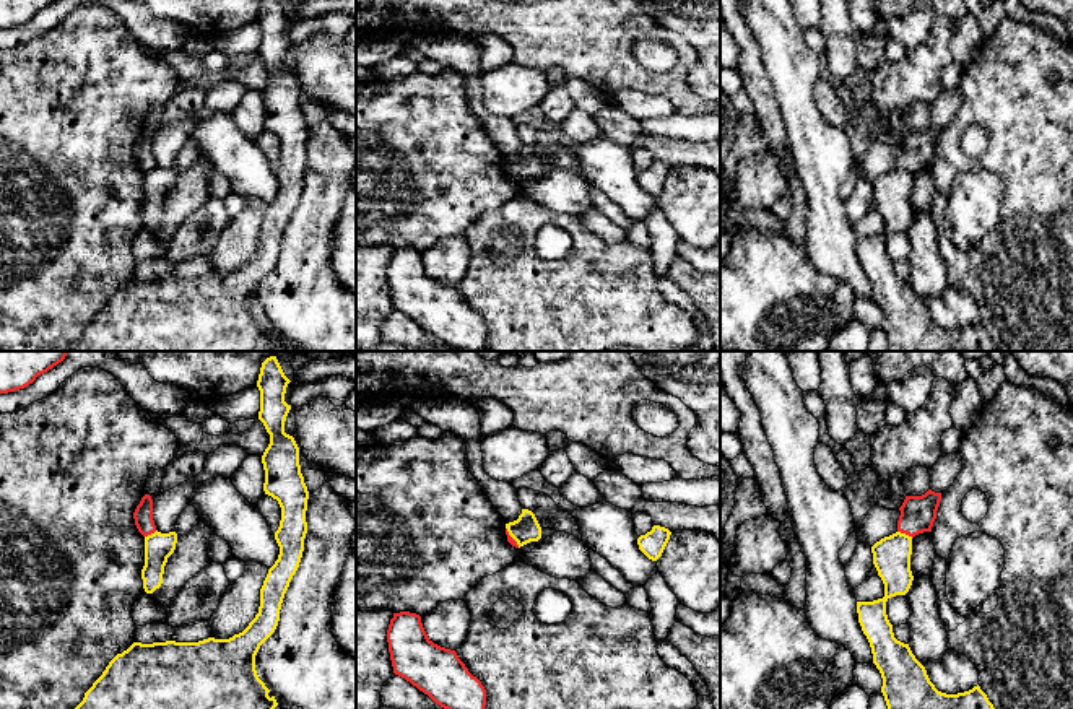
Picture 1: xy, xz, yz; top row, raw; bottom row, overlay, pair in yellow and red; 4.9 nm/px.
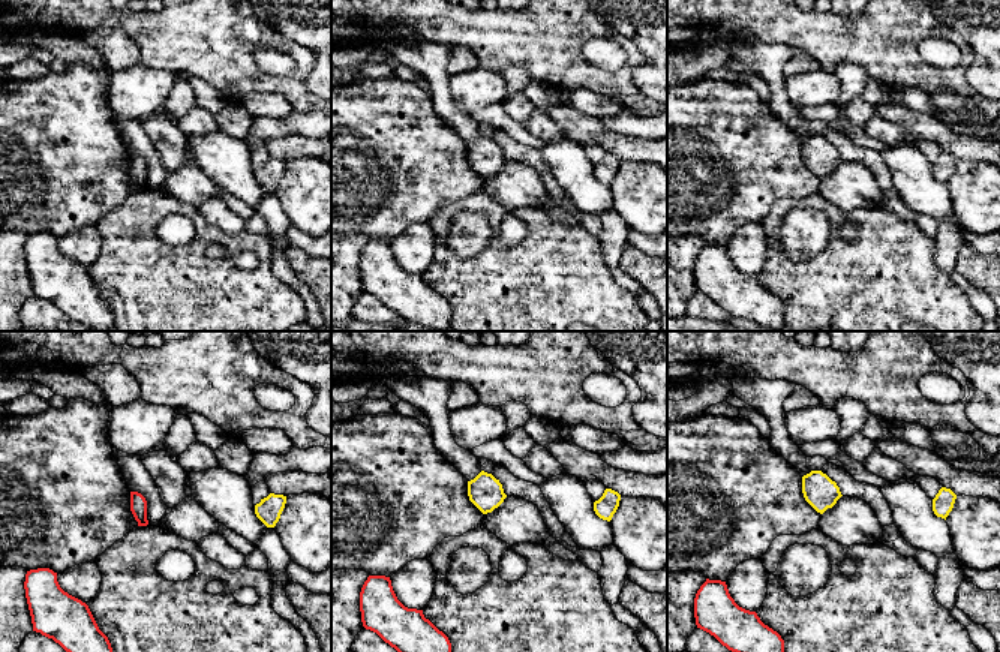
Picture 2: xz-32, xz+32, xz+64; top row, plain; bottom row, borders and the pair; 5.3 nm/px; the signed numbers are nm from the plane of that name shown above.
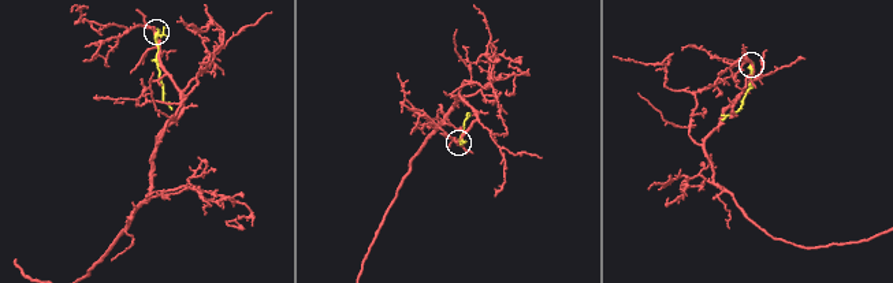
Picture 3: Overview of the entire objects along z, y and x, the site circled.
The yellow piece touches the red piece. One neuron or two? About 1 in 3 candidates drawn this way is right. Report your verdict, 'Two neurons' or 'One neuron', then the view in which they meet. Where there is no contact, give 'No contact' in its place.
Two neurons. Touches yellow in yz

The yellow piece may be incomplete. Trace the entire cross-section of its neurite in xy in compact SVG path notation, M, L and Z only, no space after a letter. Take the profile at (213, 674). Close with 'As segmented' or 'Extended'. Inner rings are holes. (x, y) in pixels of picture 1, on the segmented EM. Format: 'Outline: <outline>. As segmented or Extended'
Outline: M270 356L262 363L257 381L260 390L258 420L270 434L270 444L262 455L265 470L263 491L278 501L281 520L275 532L280 555L268 569L260 589L258 613L242 633L229 639L133 642L109 662L75 709L275 709L278 706L275 696L268 696L270 689L257 675L255 655L278 626L281 603L299 568L307 533L309 491L301 473L299 447L294 437L285 433L285 421L291 410L291 405L285 402L289 382L276 356Z. As segmented

